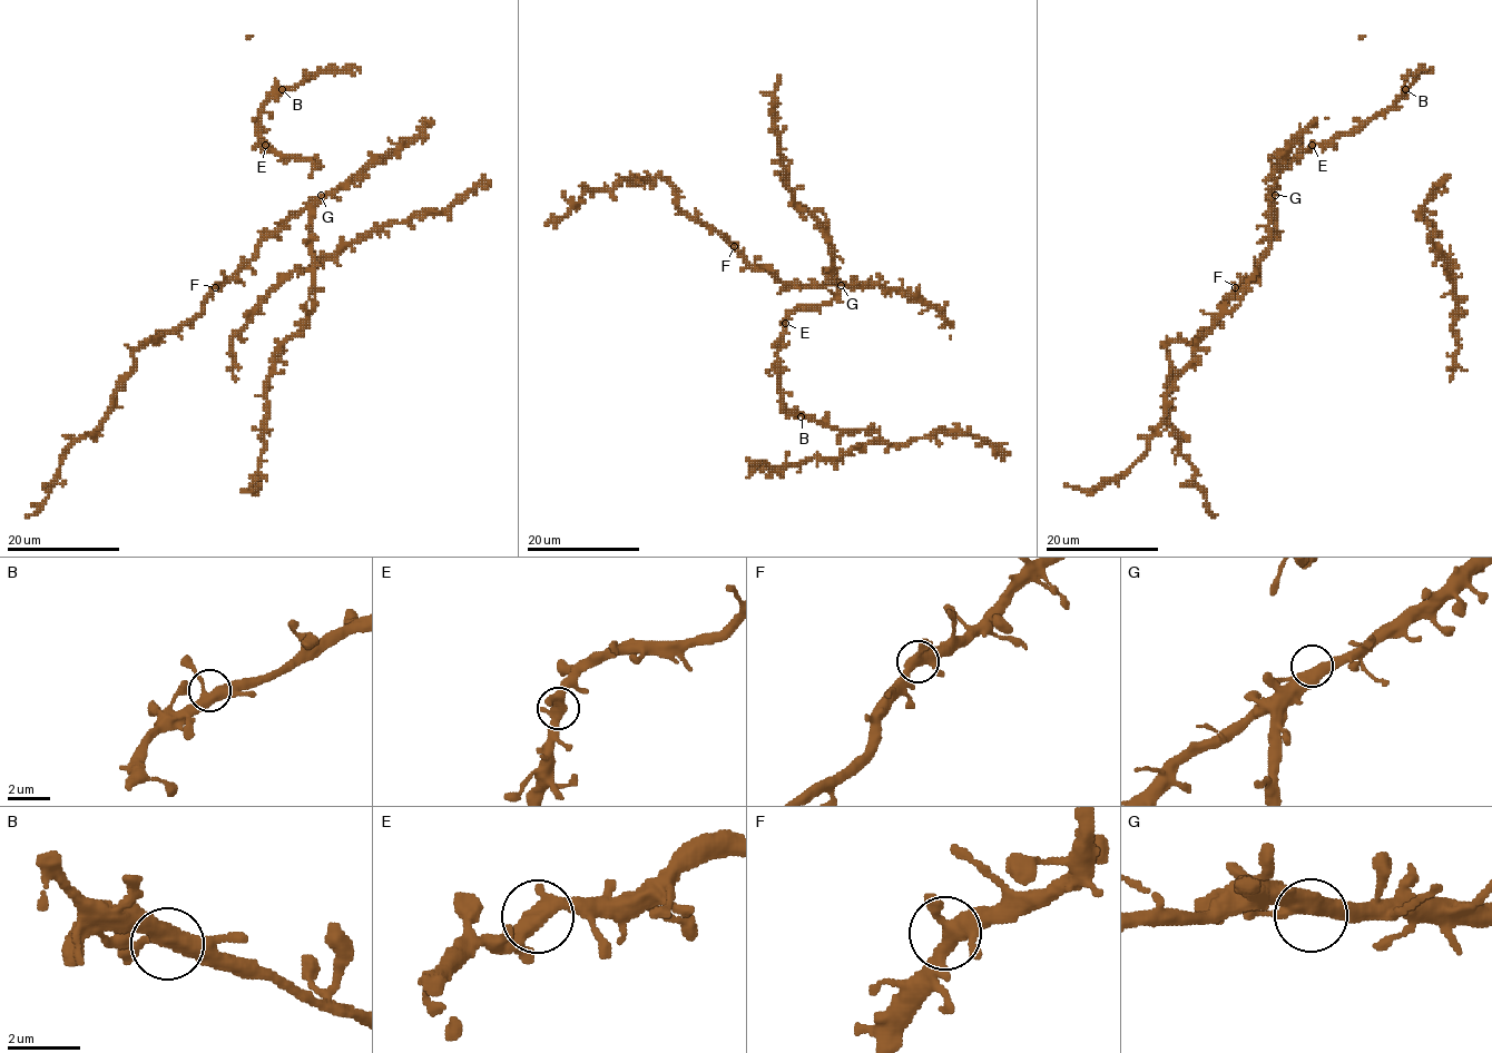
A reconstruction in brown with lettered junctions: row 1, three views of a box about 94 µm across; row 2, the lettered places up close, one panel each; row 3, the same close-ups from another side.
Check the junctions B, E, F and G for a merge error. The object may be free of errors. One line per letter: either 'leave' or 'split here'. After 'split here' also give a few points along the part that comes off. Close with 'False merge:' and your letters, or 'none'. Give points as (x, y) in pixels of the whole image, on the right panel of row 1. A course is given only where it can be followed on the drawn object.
B: leave
E: leave
F: leave
G: leave
False merge: none

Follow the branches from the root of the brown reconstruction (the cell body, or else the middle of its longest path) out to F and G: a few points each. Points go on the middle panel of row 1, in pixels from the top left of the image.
F: (876, 285), (785, 285), (767, 269), (754, 268), (734, 246)
G: (876, 285), (841, 285)

